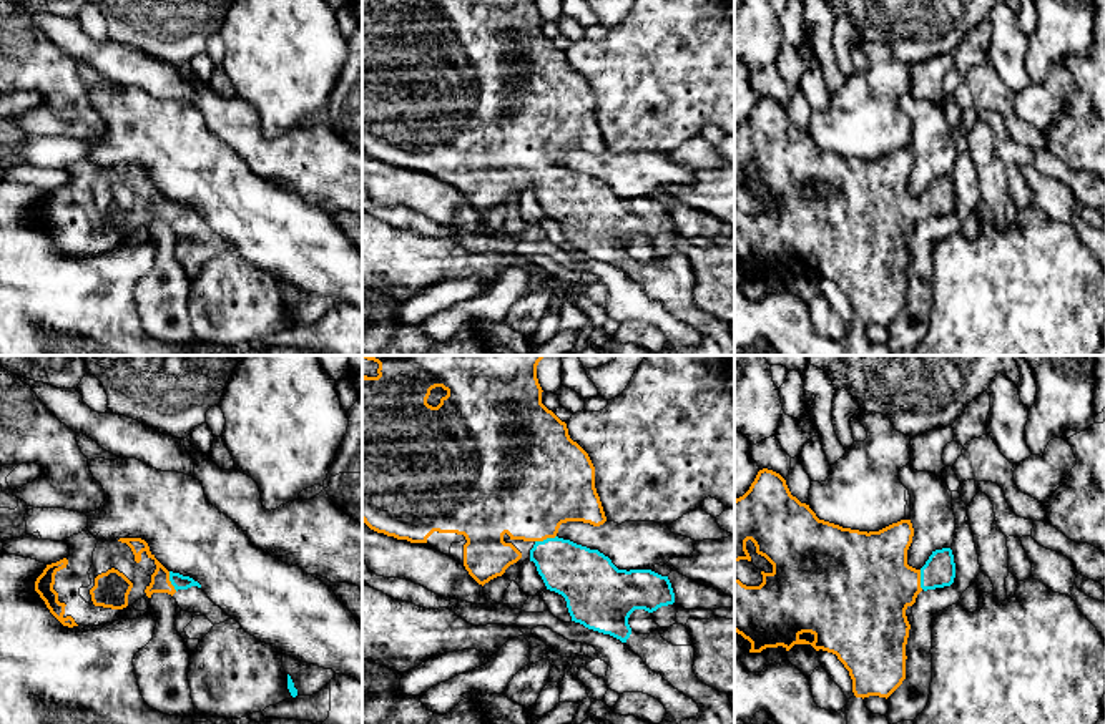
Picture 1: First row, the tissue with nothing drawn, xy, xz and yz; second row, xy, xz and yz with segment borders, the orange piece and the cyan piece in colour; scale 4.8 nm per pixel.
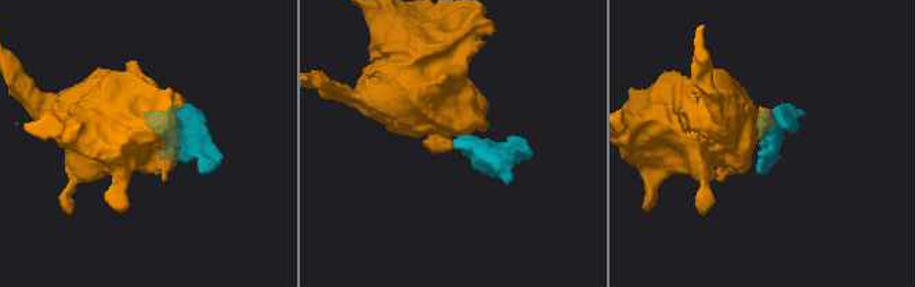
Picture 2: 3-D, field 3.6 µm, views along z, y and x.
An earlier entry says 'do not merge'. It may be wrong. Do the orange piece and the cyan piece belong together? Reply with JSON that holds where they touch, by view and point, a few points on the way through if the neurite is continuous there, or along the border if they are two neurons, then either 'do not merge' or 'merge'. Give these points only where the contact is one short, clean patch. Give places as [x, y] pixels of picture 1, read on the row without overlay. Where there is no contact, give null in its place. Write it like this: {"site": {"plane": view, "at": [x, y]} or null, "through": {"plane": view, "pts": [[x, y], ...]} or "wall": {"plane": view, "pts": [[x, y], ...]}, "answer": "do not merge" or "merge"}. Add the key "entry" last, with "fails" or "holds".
{"site": {"plane": "xz", "at": [545, 166]}, "through": {"plane": "xz", "pts": [[527, 118], [545, 166], [580, 203]]}, "answer": "merge", "entry": "fails"}

